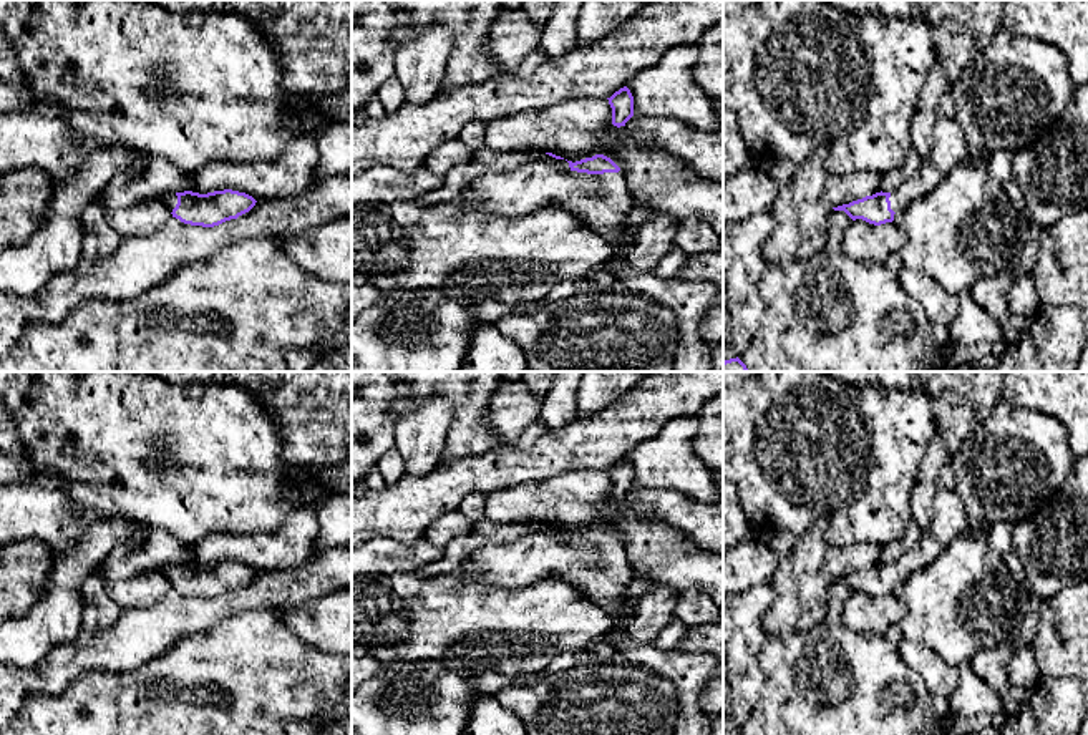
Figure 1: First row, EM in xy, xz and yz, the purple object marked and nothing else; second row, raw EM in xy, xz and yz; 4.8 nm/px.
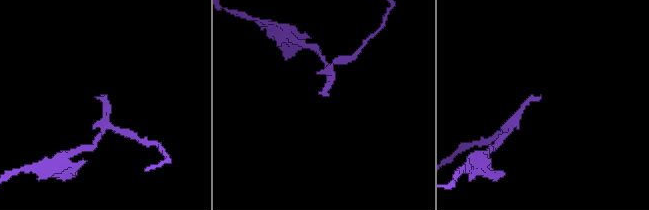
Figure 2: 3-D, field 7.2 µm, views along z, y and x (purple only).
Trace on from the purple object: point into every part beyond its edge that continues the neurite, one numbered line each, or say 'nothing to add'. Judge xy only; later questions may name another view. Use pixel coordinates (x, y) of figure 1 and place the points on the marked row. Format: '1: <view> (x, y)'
1: xy (170, 199)

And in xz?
1: xz (602, 201)

